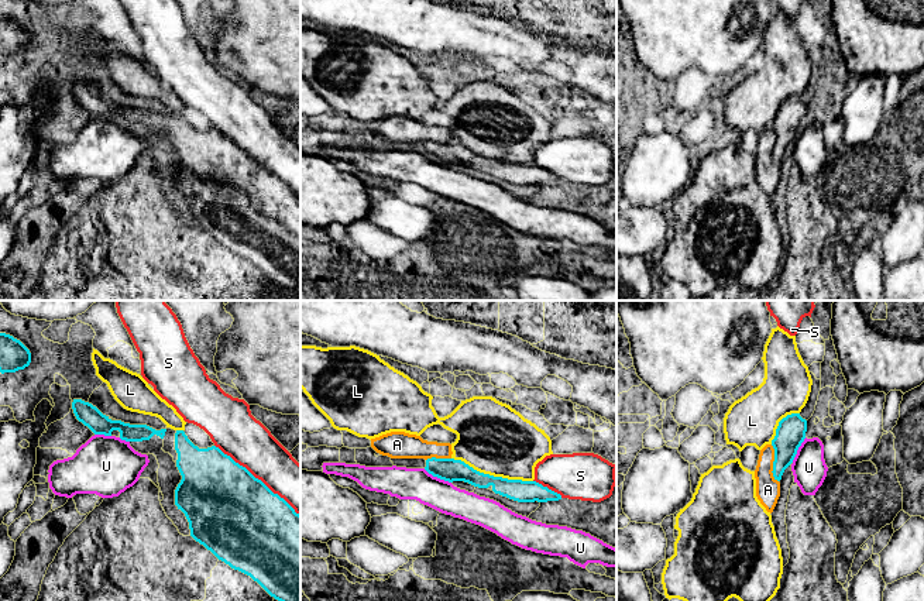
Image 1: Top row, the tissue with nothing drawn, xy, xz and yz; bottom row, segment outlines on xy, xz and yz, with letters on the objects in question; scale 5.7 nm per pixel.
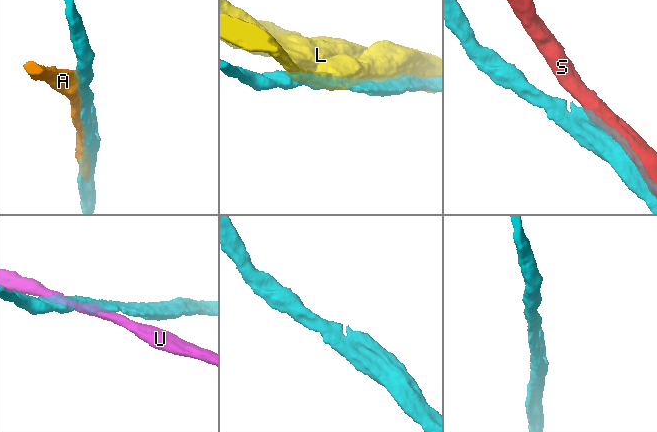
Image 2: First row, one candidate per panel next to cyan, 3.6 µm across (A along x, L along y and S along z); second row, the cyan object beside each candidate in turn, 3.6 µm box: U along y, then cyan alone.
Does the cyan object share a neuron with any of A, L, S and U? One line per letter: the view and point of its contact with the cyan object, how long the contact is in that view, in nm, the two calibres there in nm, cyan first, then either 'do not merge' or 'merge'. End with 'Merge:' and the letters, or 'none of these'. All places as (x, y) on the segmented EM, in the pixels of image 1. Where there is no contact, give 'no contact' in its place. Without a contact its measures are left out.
A: contact yz (773, 463); length 220 nm; calibres 170 and 140 nm; do not merge
L: contact xz (493, 476); length 480 nm; calibres 130 and 400 nm; do not merge
S: contact xy (257, 478); length 650 nm; calibres 500 and 260 nm; do not merge
U: contact xz (438, 477); length 180 nm; calibres 130 and 180 nm; do not merge
Merge: none of these

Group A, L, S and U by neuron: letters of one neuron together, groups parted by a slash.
A L / S / U

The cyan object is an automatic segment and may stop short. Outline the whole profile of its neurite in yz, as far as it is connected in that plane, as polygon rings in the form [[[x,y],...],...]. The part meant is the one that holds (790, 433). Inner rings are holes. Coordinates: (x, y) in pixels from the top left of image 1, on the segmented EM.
[[[791,413],[779,422],[772,440],[774,449],[773,477],[780,481],[784,470],[793,463],[798,447],[806,439],[807,420],[800,413]]]

